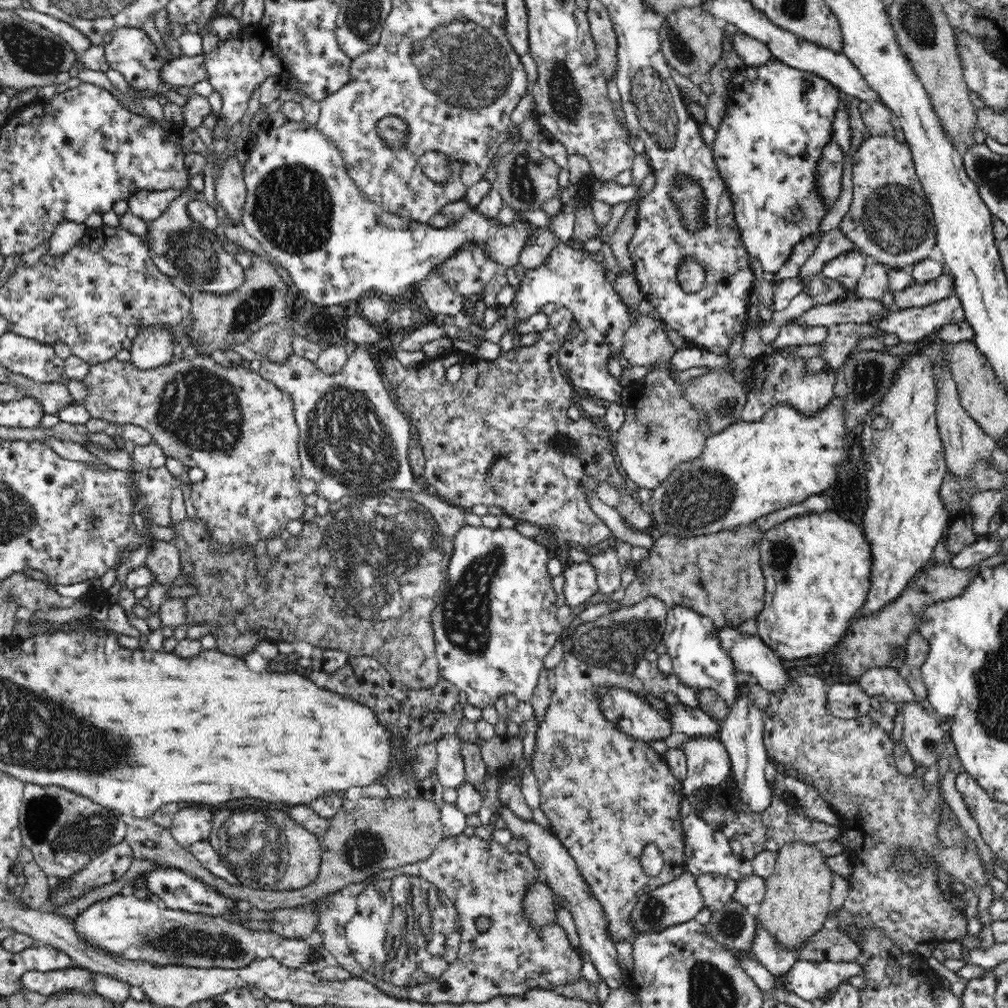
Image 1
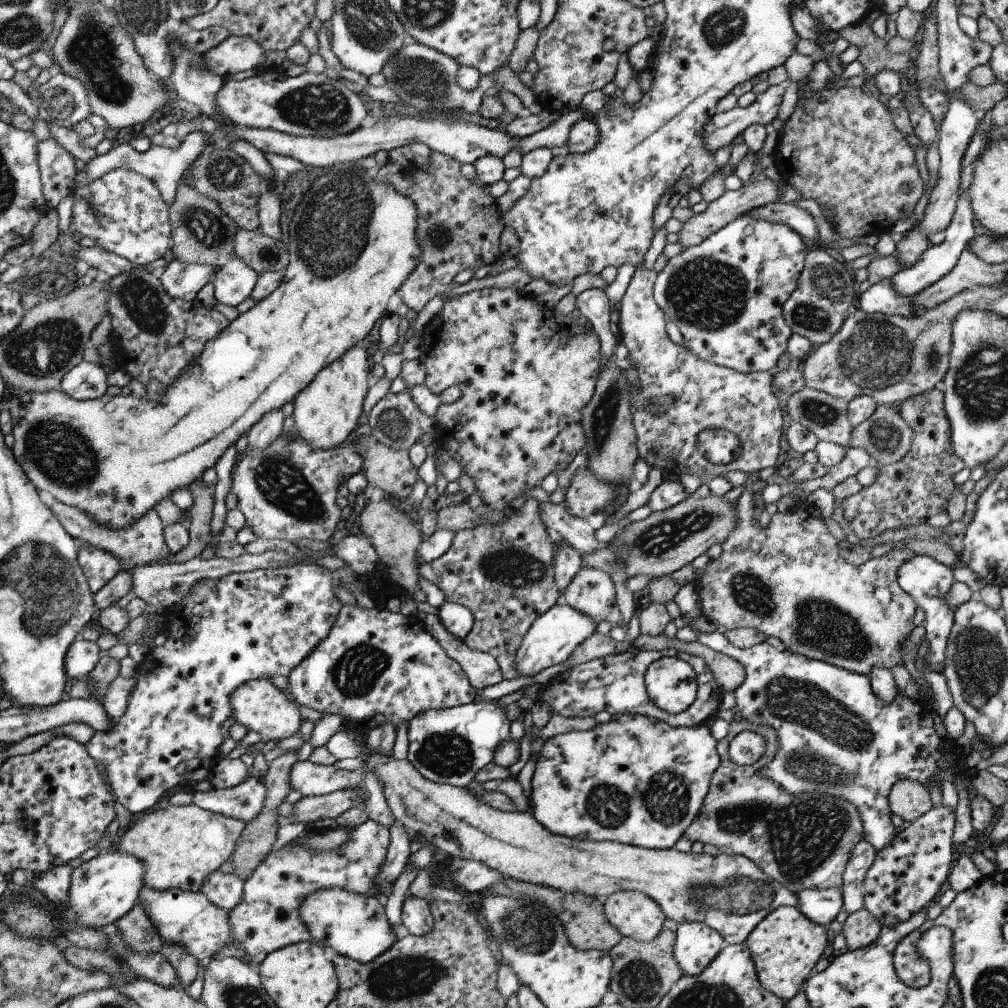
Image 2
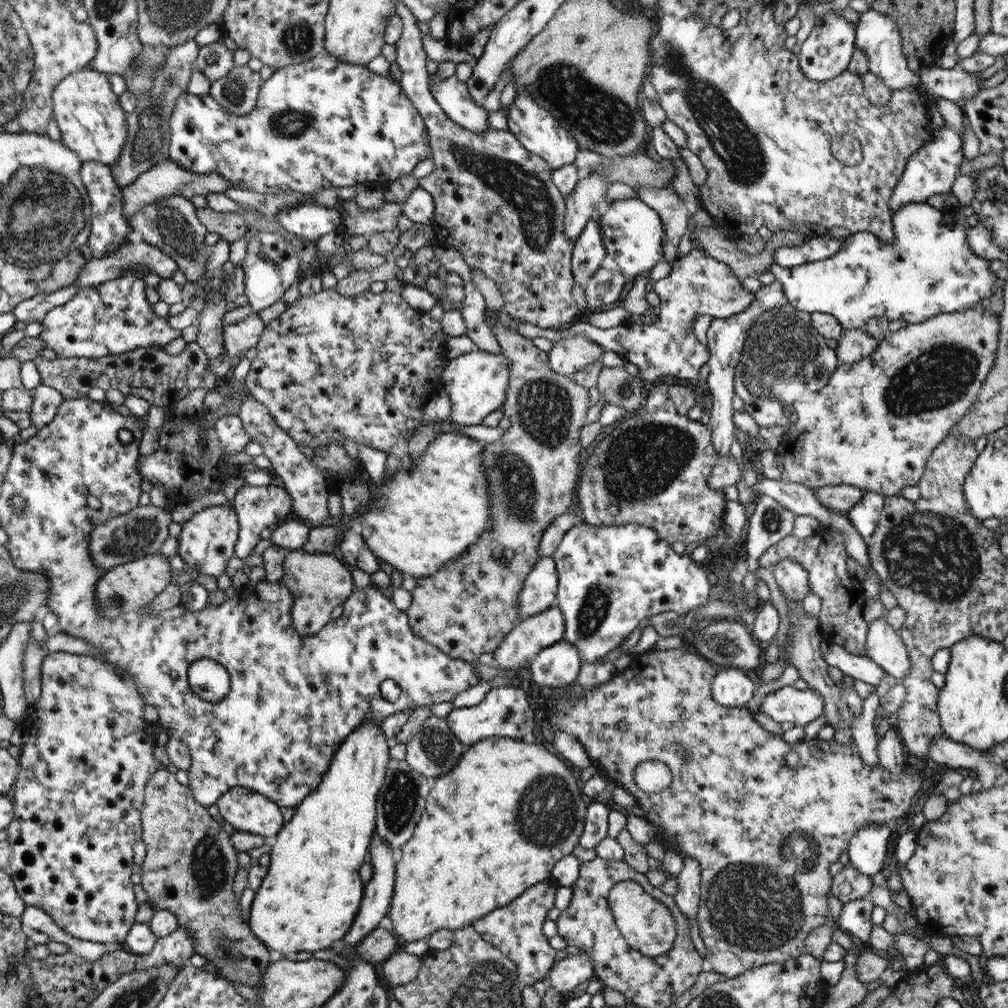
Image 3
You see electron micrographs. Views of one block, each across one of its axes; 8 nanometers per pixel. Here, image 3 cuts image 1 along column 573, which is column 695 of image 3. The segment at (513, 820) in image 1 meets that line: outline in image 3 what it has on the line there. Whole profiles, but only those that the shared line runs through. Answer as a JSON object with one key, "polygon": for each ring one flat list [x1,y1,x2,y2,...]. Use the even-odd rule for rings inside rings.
{"polygon":[[676,851,684,860,682,872,676,878,678,891,674,900,678,908,686,915,689,924,698,918,701,897,701,868,696,857,687,856,685,852]]}

